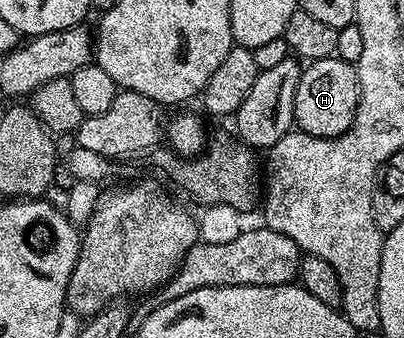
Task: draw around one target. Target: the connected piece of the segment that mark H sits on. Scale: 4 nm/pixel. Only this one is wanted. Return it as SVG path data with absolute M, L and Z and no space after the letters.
M333 55L319 60L311 60L302 69L302 77L296 86L296 98L294 99L294 122L297 131L307 132L309 136L315 136L318 140L336 138L344 134L352 126L356 118L356 110L360 102L360 82L358 81L357 67L344 62L338 55Z

